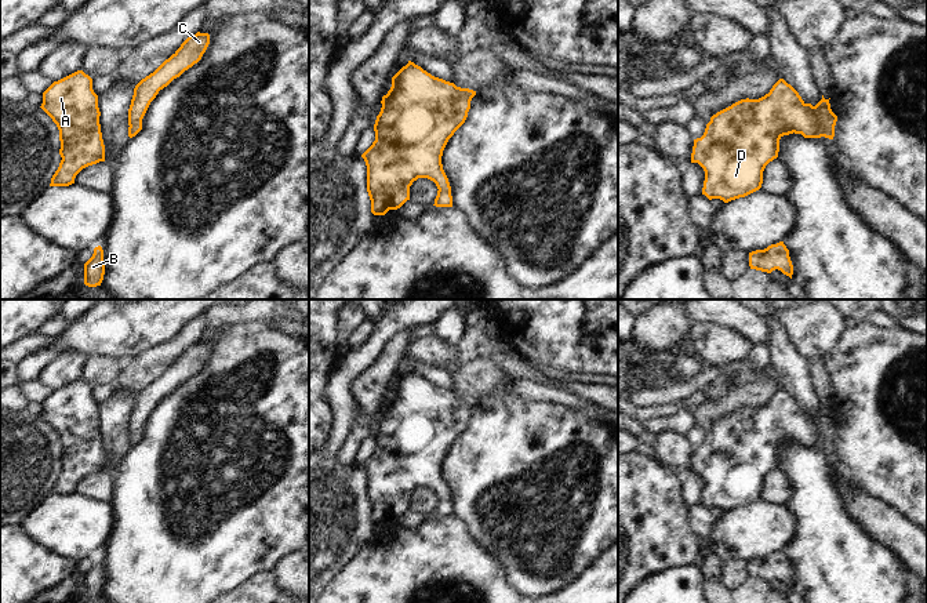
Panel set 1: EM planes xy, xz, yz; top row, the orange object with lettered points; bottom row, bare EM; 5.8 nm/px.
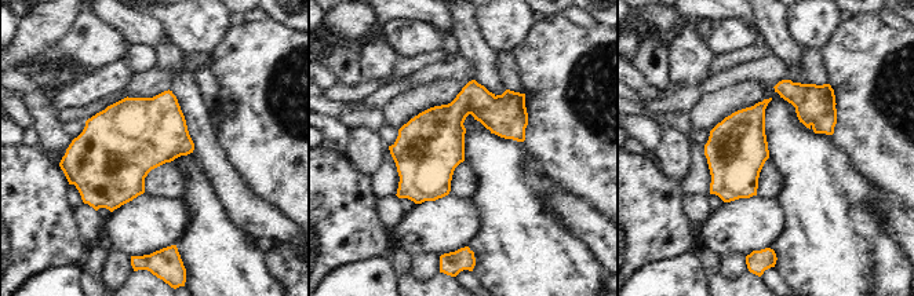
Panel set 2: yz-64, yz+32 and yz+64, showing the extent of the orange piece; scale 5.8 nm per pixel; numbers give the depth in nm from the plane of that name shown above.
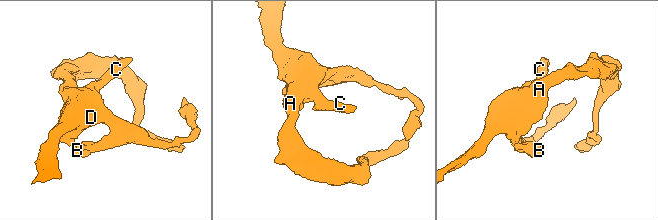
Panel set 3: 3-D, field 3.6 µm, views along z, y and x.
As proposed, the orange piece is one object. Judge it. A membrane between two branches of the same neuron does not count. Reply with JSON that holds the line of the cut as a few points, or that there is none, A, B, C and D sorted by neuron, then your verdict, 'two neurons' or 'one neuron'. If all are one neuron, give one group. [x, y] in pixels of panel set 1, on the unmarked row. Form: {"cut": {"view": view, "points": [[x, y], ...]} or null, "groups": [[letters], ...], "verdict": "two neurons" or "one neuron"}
{"cut": null, "groups": [["A", "B", "C", "D"]], "verdict": "one neuron"}

